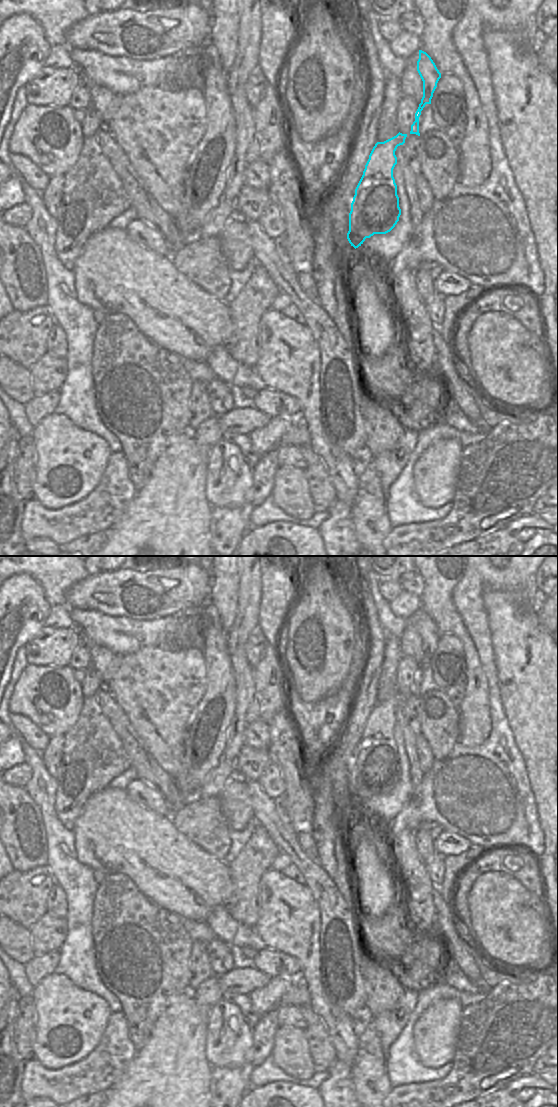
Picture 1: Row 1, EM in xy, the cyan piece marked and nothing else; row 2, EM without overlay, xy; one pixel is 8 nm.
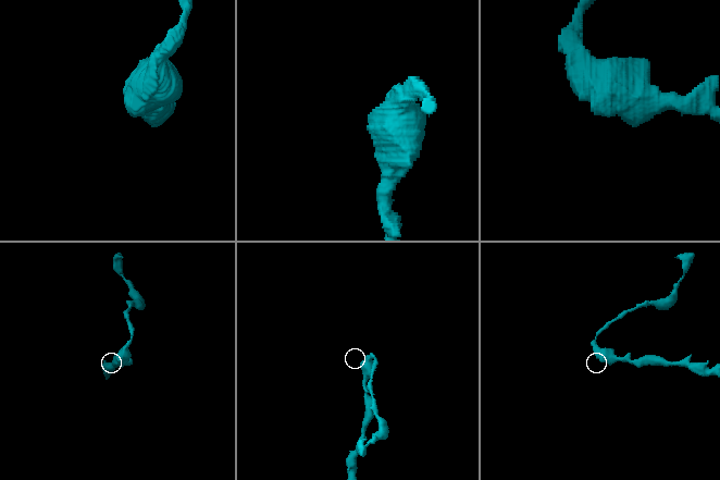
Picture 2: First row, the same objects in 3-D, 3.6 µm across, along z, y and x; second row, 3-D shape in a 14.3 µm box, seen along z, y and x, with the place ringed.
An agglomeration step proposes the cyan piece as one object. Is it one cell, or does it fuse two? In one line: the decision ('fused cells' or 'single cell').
single cell

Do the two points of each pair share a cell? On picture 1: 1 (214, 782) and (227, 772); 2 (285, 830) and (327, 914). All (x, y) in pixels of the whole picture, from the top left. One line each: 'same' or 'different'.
1: same
2: same

